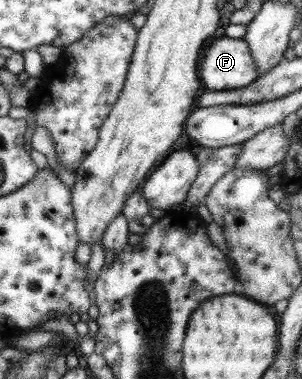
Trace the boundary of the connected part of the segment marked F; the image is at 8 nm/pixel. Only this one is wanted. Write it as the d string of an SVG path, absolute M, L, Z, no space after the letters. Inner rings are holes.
M223 35L207 48L199 62L199 78L205 91L224 91L250 85L256 74L249 49L243 39Z

